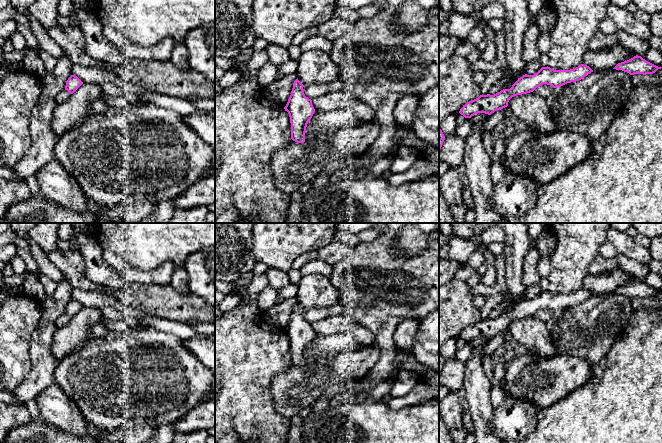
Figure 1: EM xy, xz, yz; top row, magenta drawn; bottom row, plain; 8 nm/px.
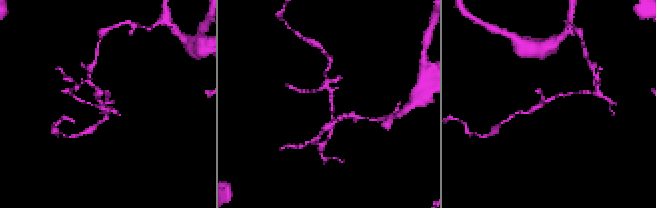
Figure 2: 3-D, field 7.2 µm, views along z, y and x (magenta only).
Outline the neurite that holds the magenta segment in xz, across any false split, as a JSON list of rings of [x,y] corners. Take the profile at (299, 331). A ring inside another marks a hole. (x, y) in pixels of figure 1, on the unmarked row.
[[[297,302],[284,331],[290,341],[291,363],[297,367],[305,366],[306,351],[315,336],[312,324],[305,320],[303,311],[304,309]]]

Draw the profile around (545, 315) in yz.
[[[543,308],[543,309],[537,311],[533,315],[533,317],[547,323],[552,318],[553,315],[554,315],[554,312],[552,310]]]

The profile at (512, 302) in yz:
[[[508,292],[502,301],[507,301],[508,305],[503,313],[510,313],[512,309],[518,304],[517,300]]]

